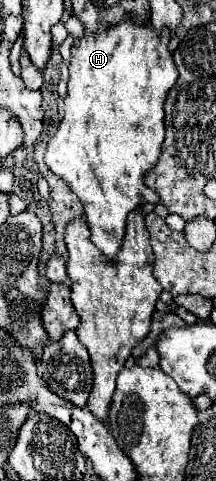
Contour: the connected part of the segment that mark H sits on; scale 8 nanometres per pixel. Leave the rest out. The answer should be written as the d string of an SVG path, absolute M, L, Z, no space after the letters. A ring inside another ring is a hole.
M123 22L121 26L113 26L105 32L87 32L83 38L75 40L75 46L71 50L71 78L67 82L69 94L65 98L65 116L55 136L49 140L45 164L65 180L65 184L83 204L91 240L107 258L115 258L121 248L129 212L133 212L141 204L159 202L159 196L145 186L143 178L149 170L155 168L161 156L161 146L165 140L163 108L167 92L177 80L177 68L173 64L171 52L167 50L167 44L169 32L161 32L161 36L157 36L153 26Z

